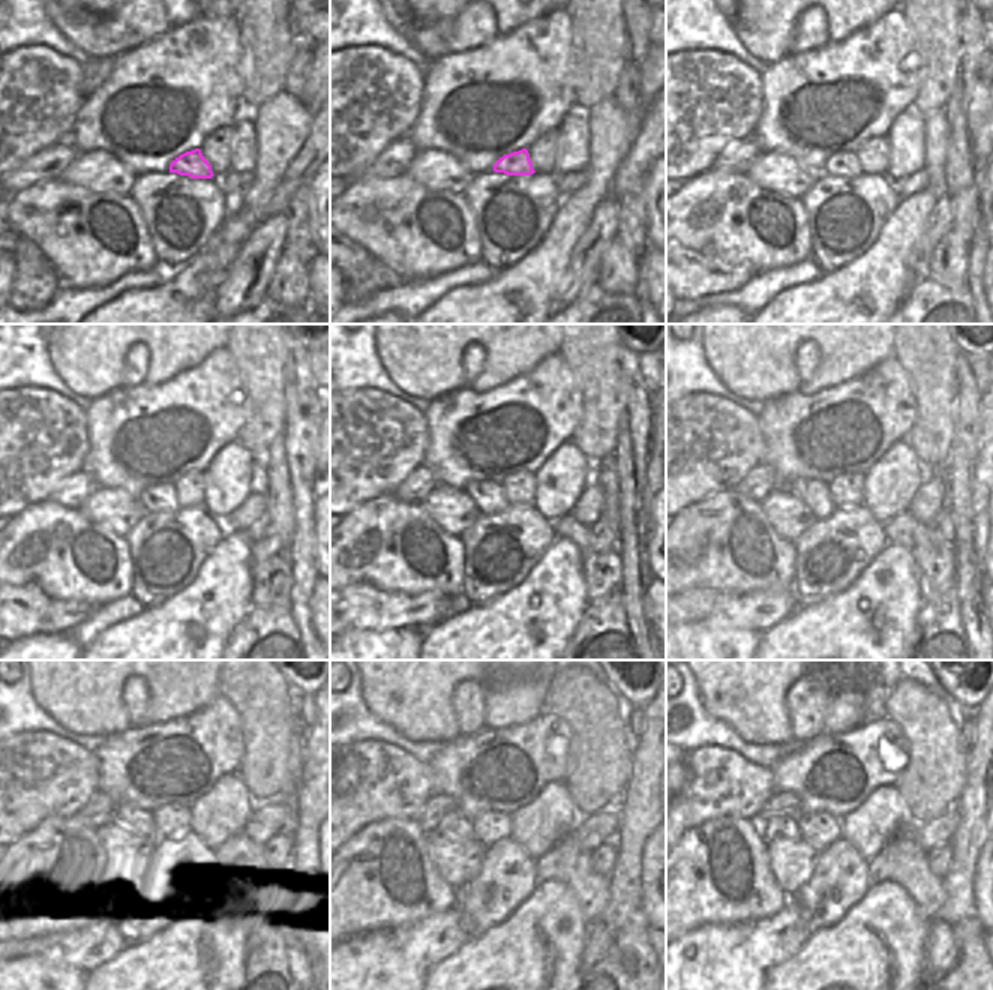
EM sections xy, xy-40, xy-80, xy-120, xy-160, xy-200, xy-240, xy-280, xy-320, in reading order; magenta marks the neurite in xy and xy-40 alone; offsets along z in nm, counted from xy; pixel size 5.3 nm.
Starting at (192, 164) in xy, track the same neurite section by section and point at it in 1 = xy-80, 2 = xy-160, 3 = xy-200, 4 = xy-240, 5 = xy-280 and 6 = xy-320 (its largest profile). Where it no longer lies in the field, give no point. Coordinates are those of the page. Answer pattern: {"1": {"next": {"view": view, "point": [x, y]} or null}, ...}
{"1": {"next": {"view": "xy-80", "point": [845, 164]}}, "2": {"next": {"view": "xy-160", "point": [489, 497]}}, "3": {"next": {"view": "xy-200", "point": [816, 495]}}, "4": {"next": {"view": "xy-240", "point": [138, 824]}}, "5": {"next": {"view": "xy-280", "point": [455, 825]}}, "6": {"next": {"view": "xy-320", "point": [777, 827]}}}

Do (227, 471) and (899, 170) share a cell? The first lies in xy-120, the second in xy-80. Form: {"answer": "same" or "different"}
{"answer": "same"}

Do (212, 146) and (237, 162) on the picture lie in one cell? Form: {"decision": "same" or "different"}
{"decision": "different"}

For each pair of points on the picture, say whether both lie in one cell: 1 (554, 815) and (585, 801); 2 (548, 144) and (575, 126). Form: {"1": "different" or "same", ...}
{"1": "different", "2": "different"}

